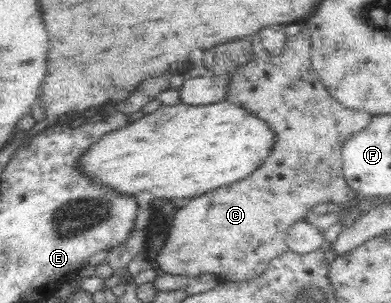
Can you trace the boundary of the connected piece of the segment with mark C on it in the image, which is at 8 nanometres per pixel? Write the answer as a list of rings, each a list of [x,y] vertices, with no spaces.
[[[307,23],[301,25],[299,34],[288,38],[282,53],[275,56],[261,54],[230,73],[224,100],[265,121],[272,128],[275,144],[251,176],[231,186],[221,186],[213,192],[189,199],[184,207],[175,212],[173,222],[167,230],[167,239],[155,256],[158,274],[175,274],[188,278],[212,274],[217,276],[218,282],[251,280],[263,274],[267,264],[285,252],[287,231],[295,222],[305,220],[312,206],[319,202],[349,204],[355,200],[355,191],[347,184],[342,171],[342,146],[351,135],[361,132],[371,123],[374,116],[344,108],[328,93],[319,80],[318,73],[312,68],[309,27]]]

